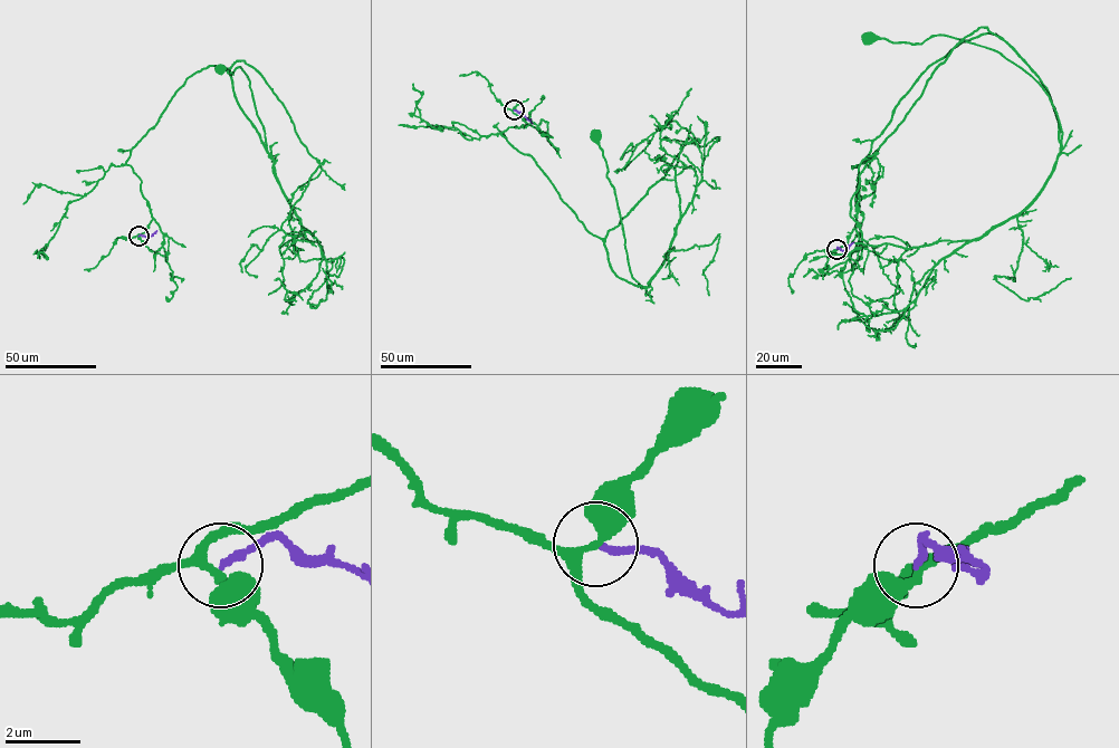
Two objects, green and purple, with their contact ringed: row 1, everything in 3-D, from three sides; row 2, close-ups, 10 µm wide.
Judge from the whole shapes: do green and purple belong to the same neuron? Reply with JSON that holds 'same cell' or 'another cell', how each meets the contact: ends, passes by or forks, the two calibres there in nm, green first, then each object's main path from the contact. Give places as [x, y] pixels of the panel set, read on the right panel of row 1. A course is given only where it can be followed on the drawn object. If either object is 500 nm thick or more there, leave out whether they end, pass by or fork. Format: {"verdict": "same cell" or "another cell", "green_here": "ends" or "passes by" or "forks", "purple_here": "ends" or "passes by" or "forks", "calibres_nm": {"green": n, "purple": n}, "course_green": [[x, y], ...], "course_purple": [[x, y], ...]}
{"verdict": "another cell", "green_here": "forks", "purple_here": "ends", "calibres_nm": {"green": 240, "purple": 190}, "course_green": [[837, 249], [872, 142], [962, 42], [1003, 39], [1061, 141], [1048, 94], [996, 51], [869, 39]], "course_purple": [[837, 249], [845, 249], [853, 241]]}

